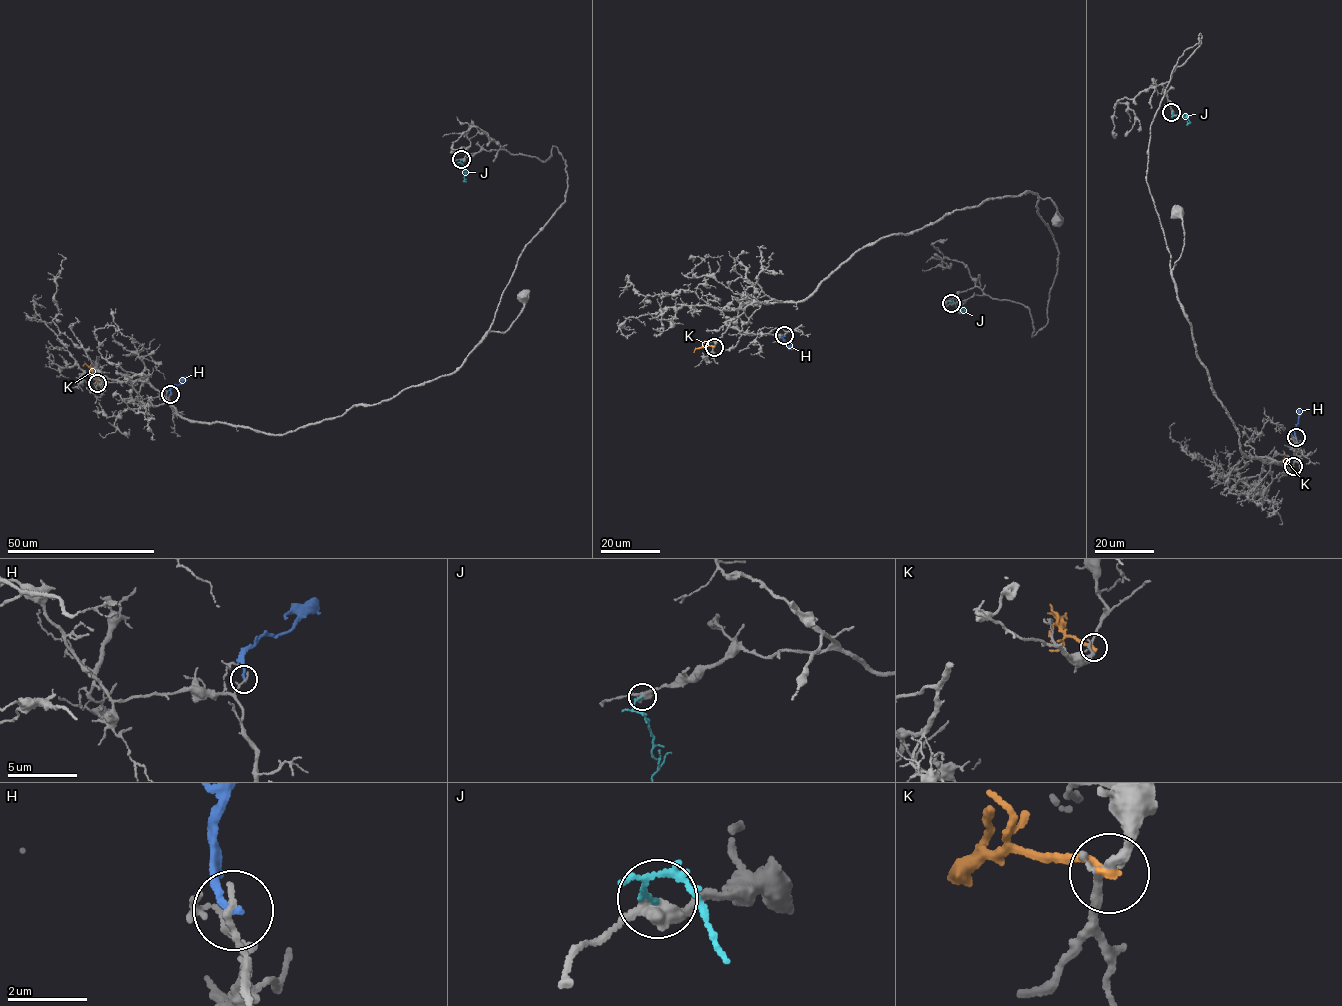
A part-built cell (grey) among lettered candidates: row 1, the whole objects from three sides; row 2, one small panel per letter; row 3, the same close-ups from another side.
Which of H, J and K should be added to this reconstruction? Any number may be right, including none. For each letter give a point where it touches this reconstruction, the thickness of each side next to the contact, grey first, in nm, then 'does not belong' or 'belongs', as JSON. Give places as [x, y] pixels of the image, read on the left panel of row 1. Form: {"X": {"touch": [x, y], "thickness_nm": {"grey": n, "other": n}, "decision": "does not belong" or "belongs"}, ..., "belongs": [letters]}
{"H": {"touch": [170, 394], "thickness_nm": {"grey": 170, "other": 190}, "decision": "does not belong"}, "J": {"touch": [461, 159], "thickness_nm": {"grey": 360, "other": 120}, "decision": "does not belong"}, "K": {"touch": [97, 383], "thickness_nm": {"grey": 170, "other": 240}, "decision": "does not belong"}, "belongs": []}

